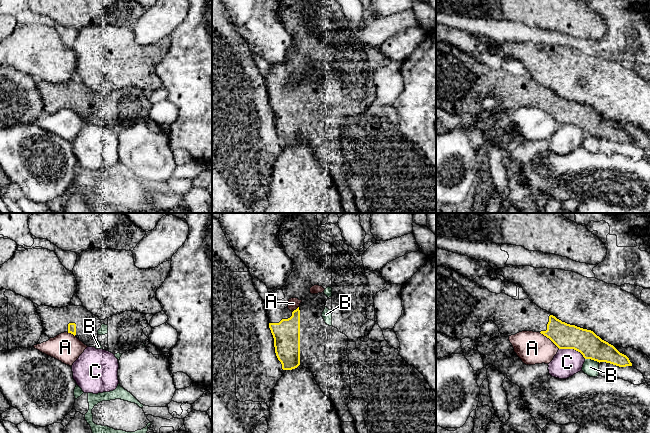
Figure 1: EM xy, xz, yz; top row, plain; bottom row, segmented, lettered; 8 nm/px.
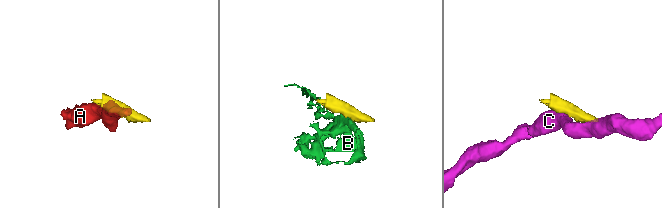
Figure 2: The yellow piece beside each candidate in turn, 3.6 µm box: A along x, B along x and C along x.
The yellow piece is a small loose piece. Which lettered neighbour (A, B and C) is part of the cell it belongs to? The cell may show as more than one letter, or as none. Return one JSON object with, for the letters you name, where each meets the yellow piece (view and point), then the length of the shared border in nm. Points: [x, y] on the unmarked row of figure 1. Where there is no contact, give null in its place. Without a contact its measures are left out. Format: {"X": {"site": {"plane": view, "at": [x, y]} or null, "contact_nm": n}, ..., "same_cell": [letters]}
{"same_cell": []}

